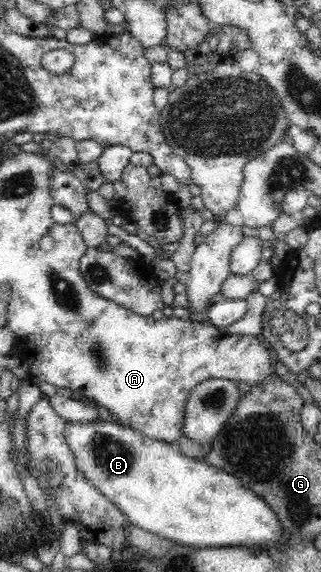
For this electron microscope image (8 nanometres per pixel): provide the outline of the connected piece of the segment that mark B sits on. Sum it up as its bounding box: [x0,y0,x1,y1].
[65,422,284,548]

